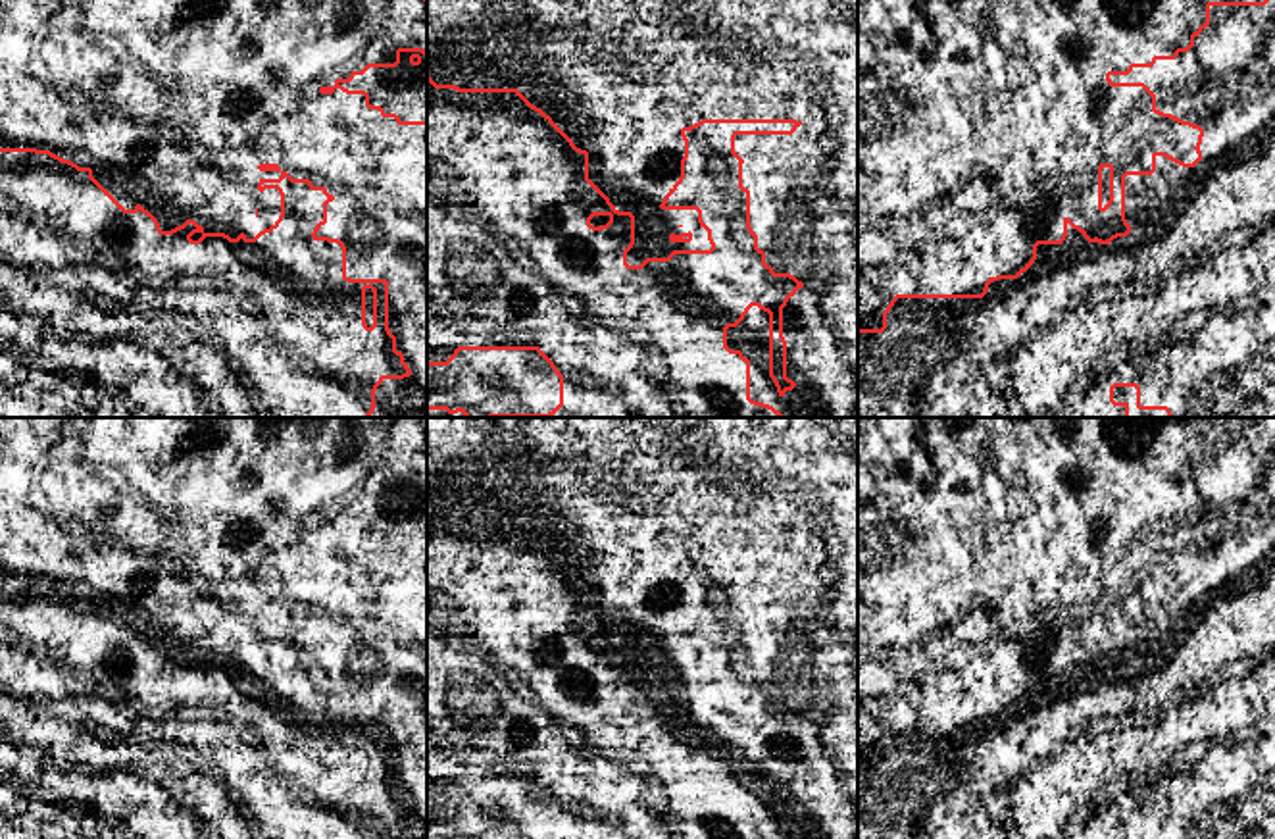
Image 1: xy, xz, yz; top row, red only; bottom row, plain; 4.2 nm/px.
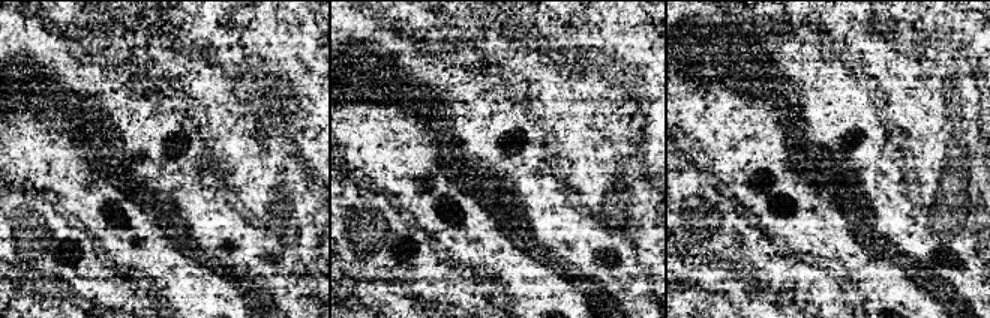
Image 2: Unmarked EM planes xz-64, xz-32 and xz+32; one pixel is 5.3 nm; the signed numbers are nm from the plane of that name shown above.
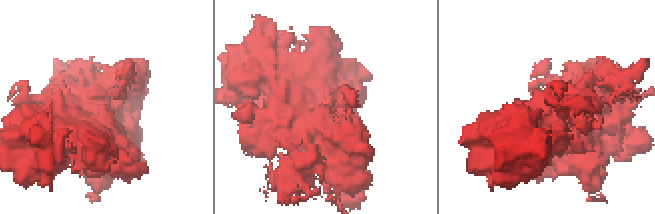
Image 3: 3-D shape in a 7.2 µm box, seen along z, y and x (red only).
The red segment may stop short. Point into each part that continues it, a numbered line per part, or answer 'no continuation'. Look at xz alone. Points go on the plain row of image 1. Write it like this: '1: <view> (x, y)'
1: xz (475, 809)

